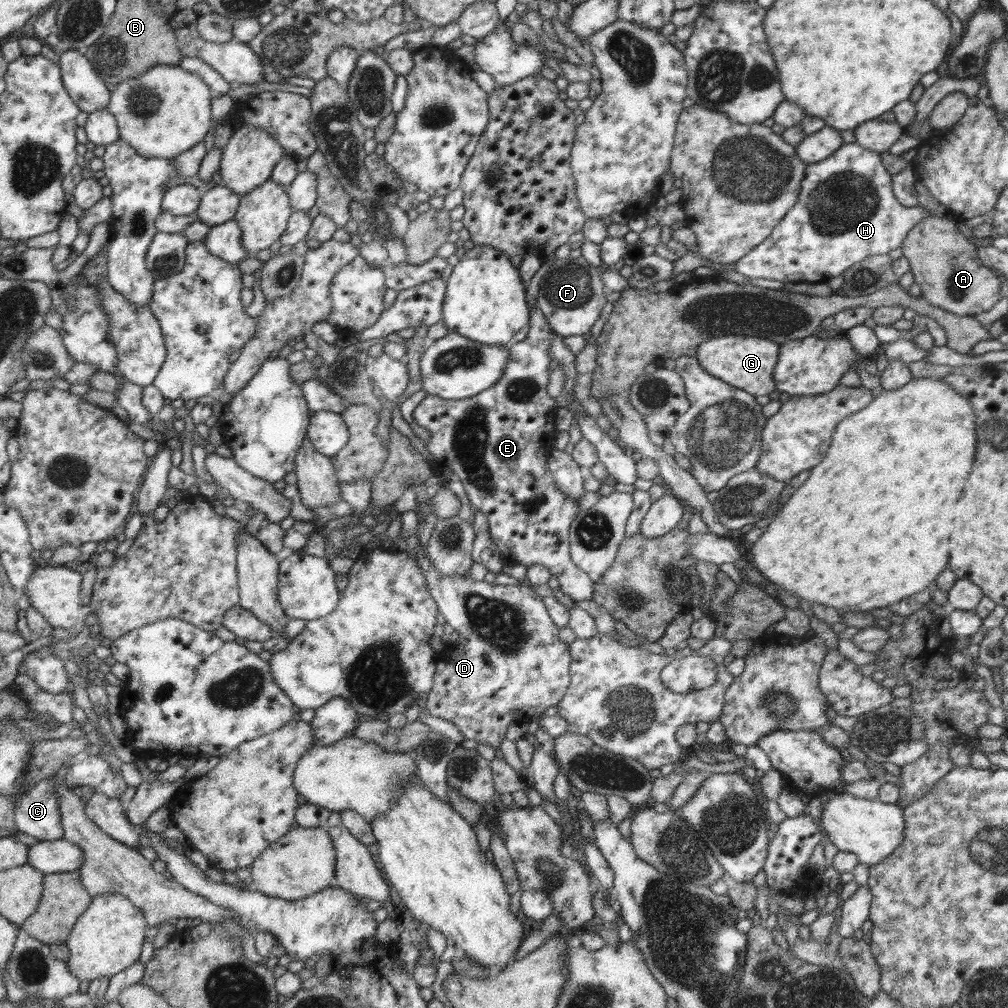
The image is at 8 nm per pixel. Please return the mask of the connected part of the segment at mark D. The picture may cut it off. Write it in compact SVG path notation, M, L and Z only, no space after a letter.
M430 500L422 503L422 505L418 503L418 506L418 510L421 509L424 514L426 514L424 518L426 521L424 521L424 523L418 521L420 547L418 547L418 555L414 560L421 566L422 572L427 580L429 592L436 602L439 614L442 614L444 619L446 619L446 623L460 635L453 646L446 646L444 650L438 654L442 656L442 662L437 663L436 674L434 674L434 686L432 686L429 696L424 698L422 704L424 704L425 708L429 710L432 716L443 718L444 720L448 720L448 722L452 722L454 726L457 726L458 730L463 734L464 739L475 740L478 744L488 745L496 750L506 738L507 728L511 726L512 723L519 724L523 727L524 724L532 720L533 716L542 716L549 706L556 706L560 700L562 700L568 686L571 684L571 657L569 654L569 646L560 641L558 626L552 621L548 609L546 609L539 594L536 594L536 591L532 587L529 587L528 584L498 585L471 578L464 579L462 575L458 574L444 576L439 570L436 570L433 567L432 561L428 558L425 546L438 520L433 510L431 510Z

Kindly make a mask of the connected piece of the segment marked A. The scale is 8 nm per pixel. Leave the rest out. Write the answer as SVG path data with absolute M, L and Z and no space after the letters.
M930 214L928 218L912 228L901 248L903 258L906 258L911 266L914 281L920 285L922 298L952 314L974 317L976 314L990 310L1001 299L1000 286L1003 279L994 269L980 263L977 253L978 247L971 242L971 238L962 235L956 225L957 219Z

